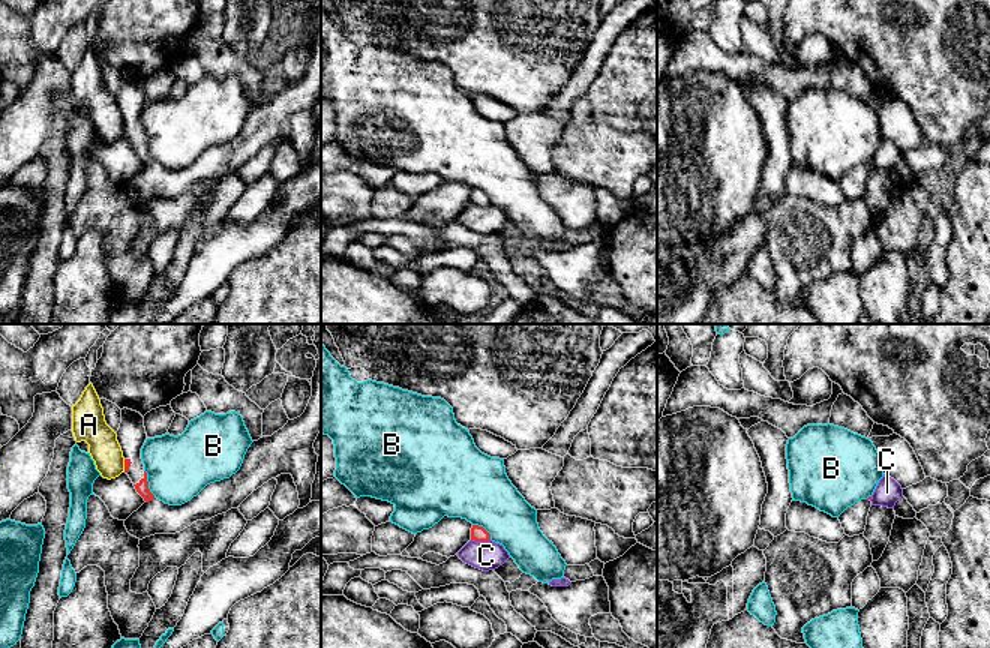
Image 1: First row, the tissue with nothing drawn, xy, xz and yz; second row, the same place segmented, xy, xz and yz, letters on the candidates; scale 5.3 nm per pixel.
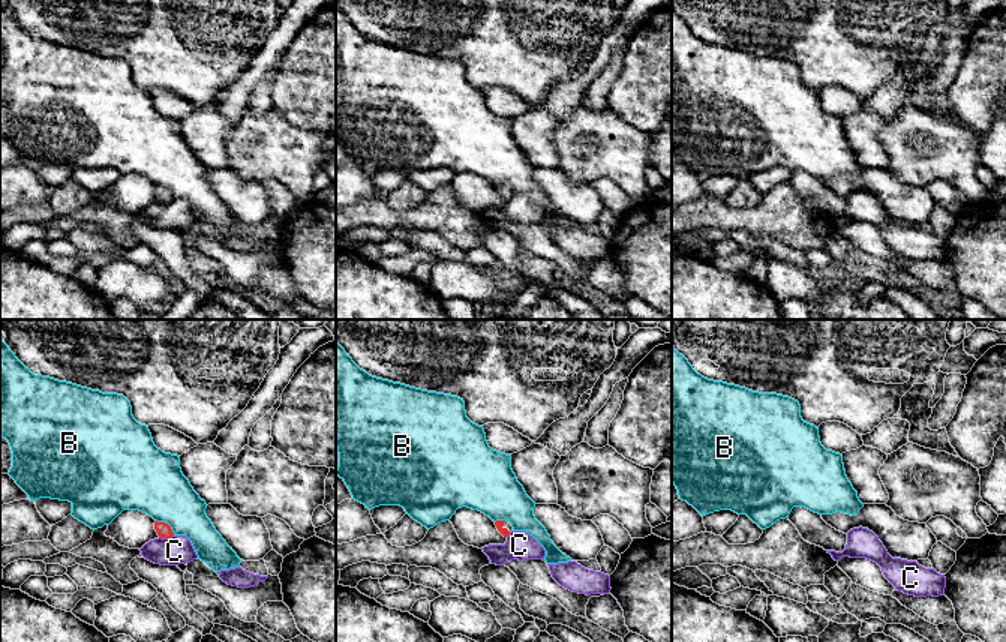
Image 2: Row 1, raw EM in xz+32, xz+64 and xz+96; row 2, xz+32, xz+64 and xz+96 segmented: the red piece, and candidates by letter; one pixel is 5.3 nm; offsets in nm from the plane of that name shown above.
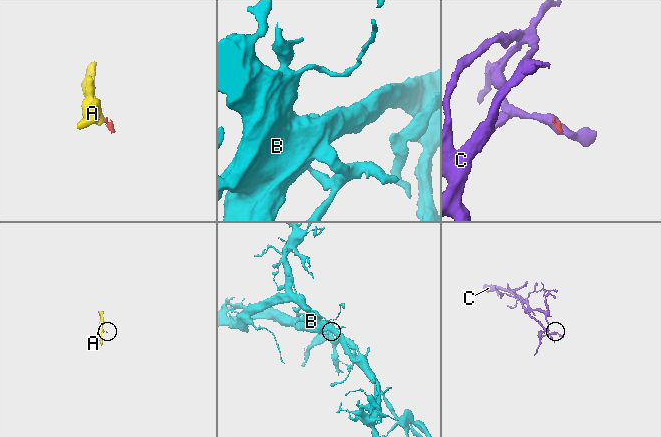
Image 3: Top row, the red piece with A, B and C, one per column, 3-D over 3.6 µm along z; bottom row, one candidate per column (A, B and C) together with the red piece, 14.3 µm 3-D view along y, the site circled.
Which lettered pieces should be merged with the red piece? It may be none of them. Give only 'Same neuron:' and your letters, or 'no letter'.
Same neuron: no letter

